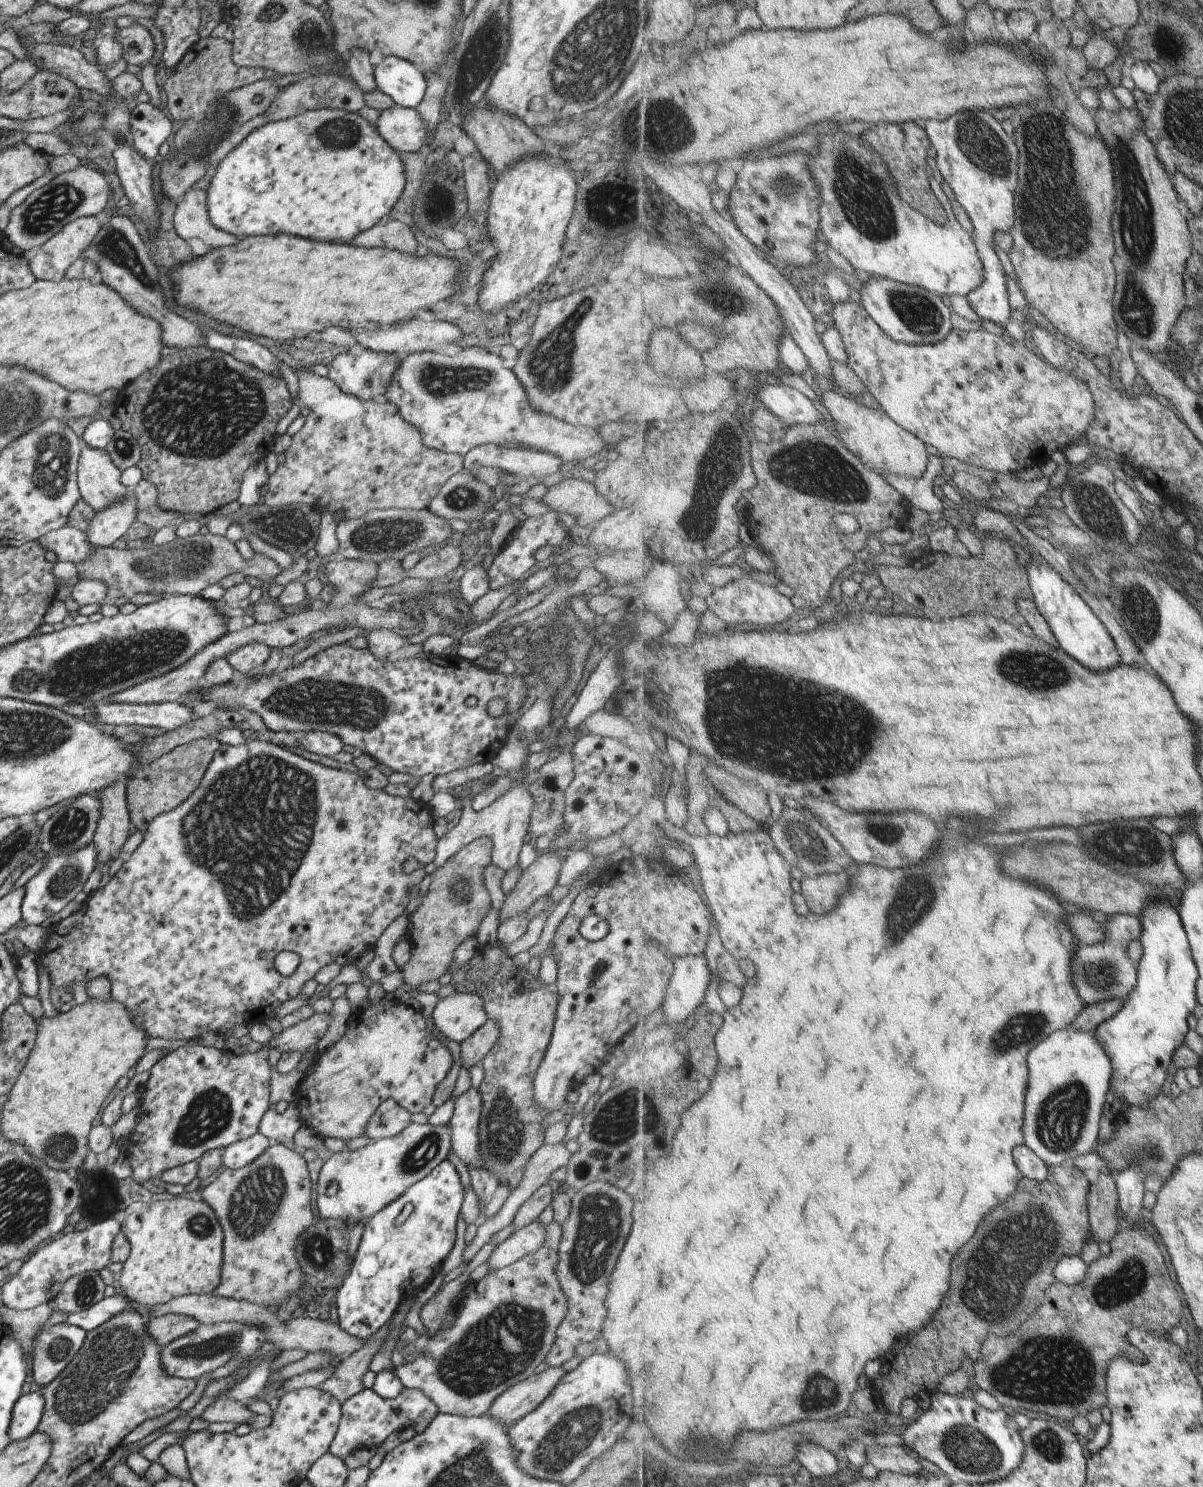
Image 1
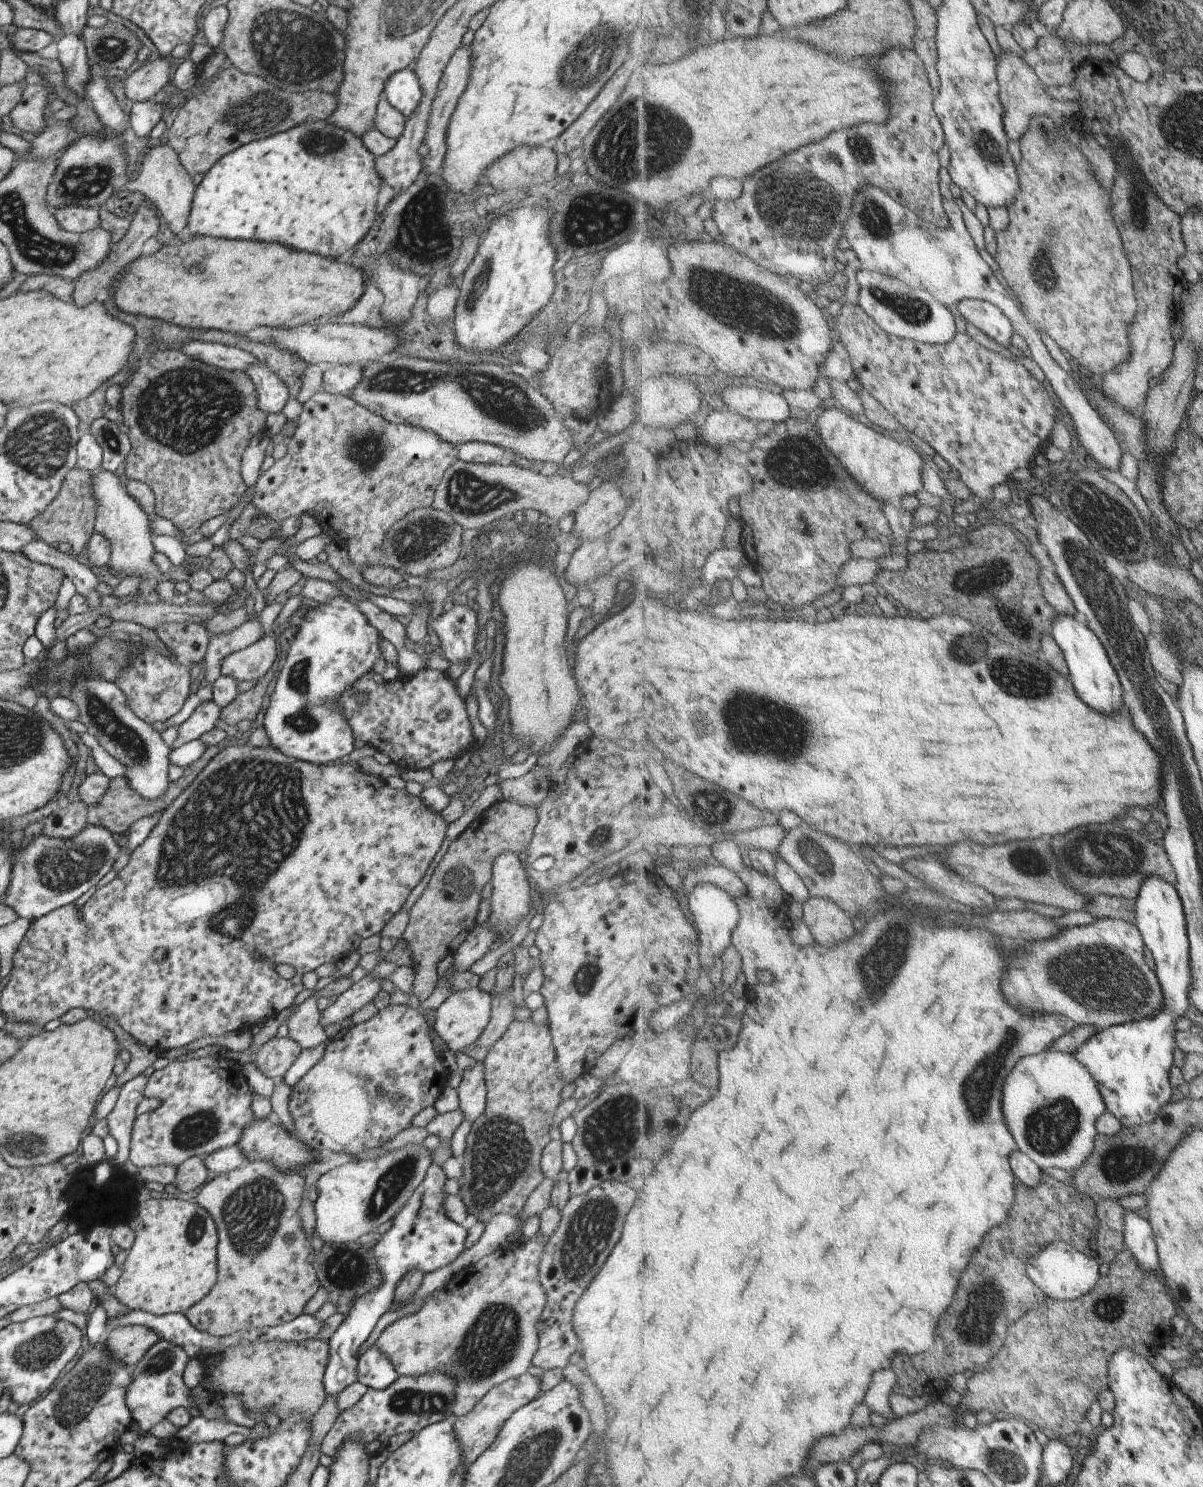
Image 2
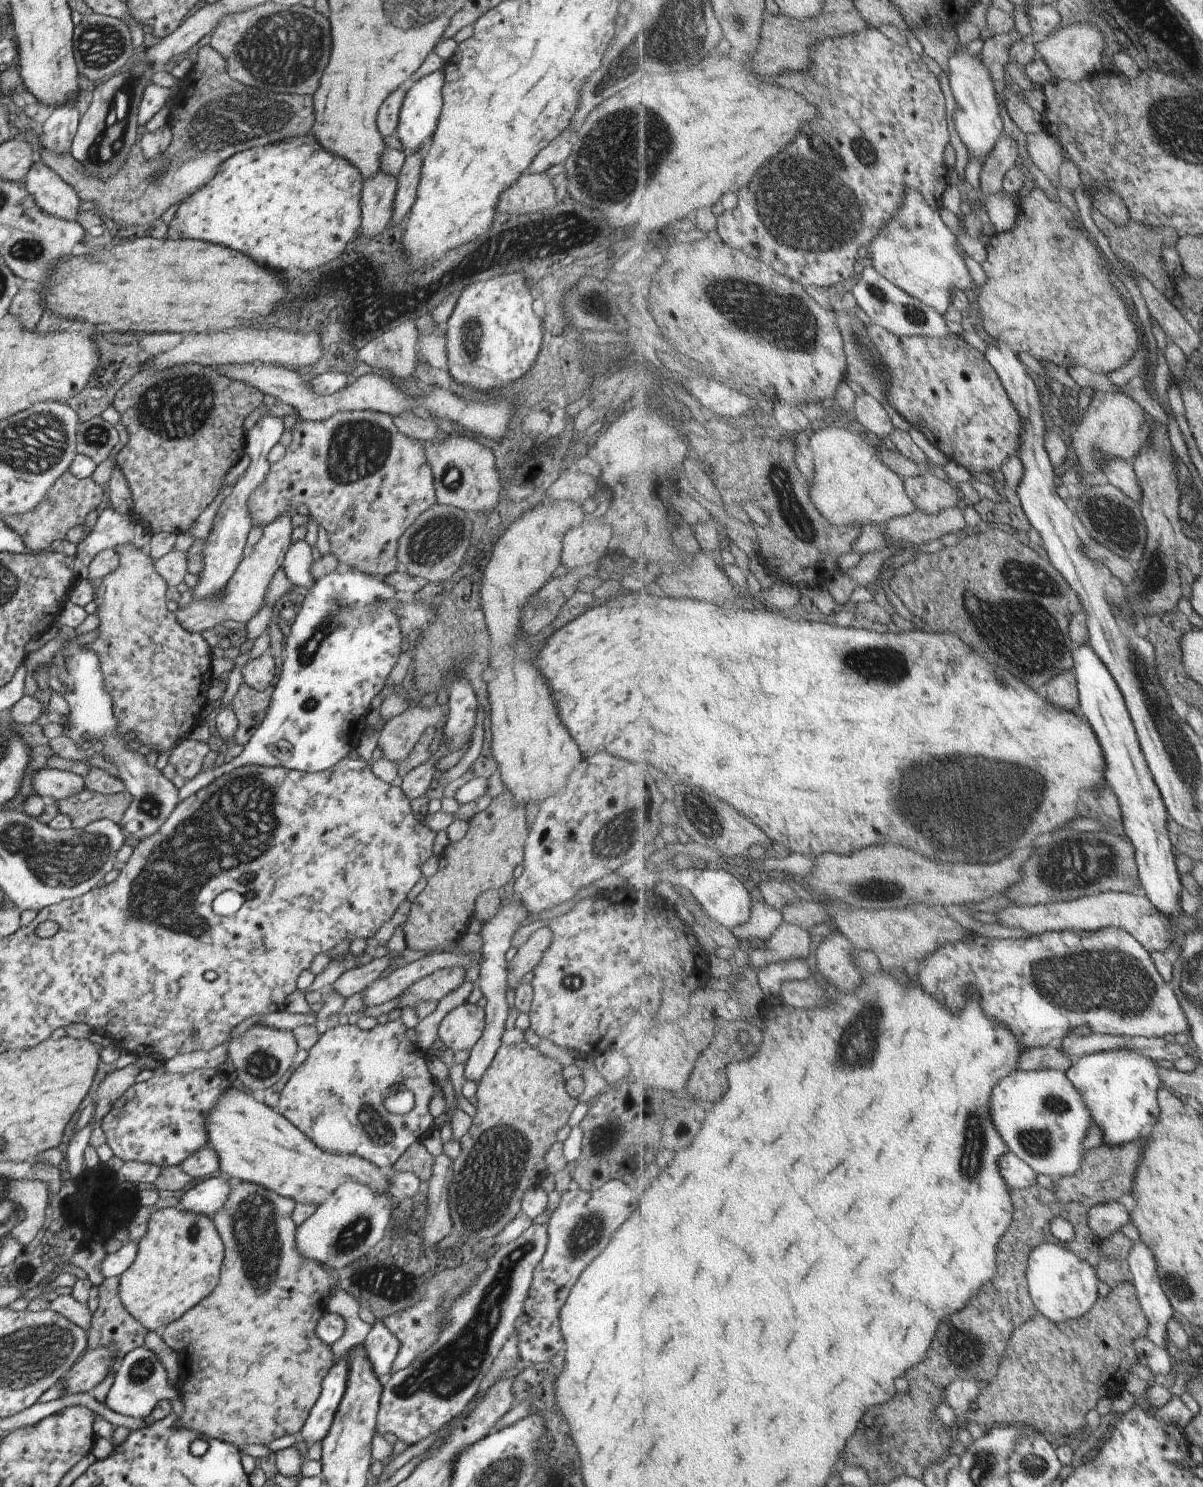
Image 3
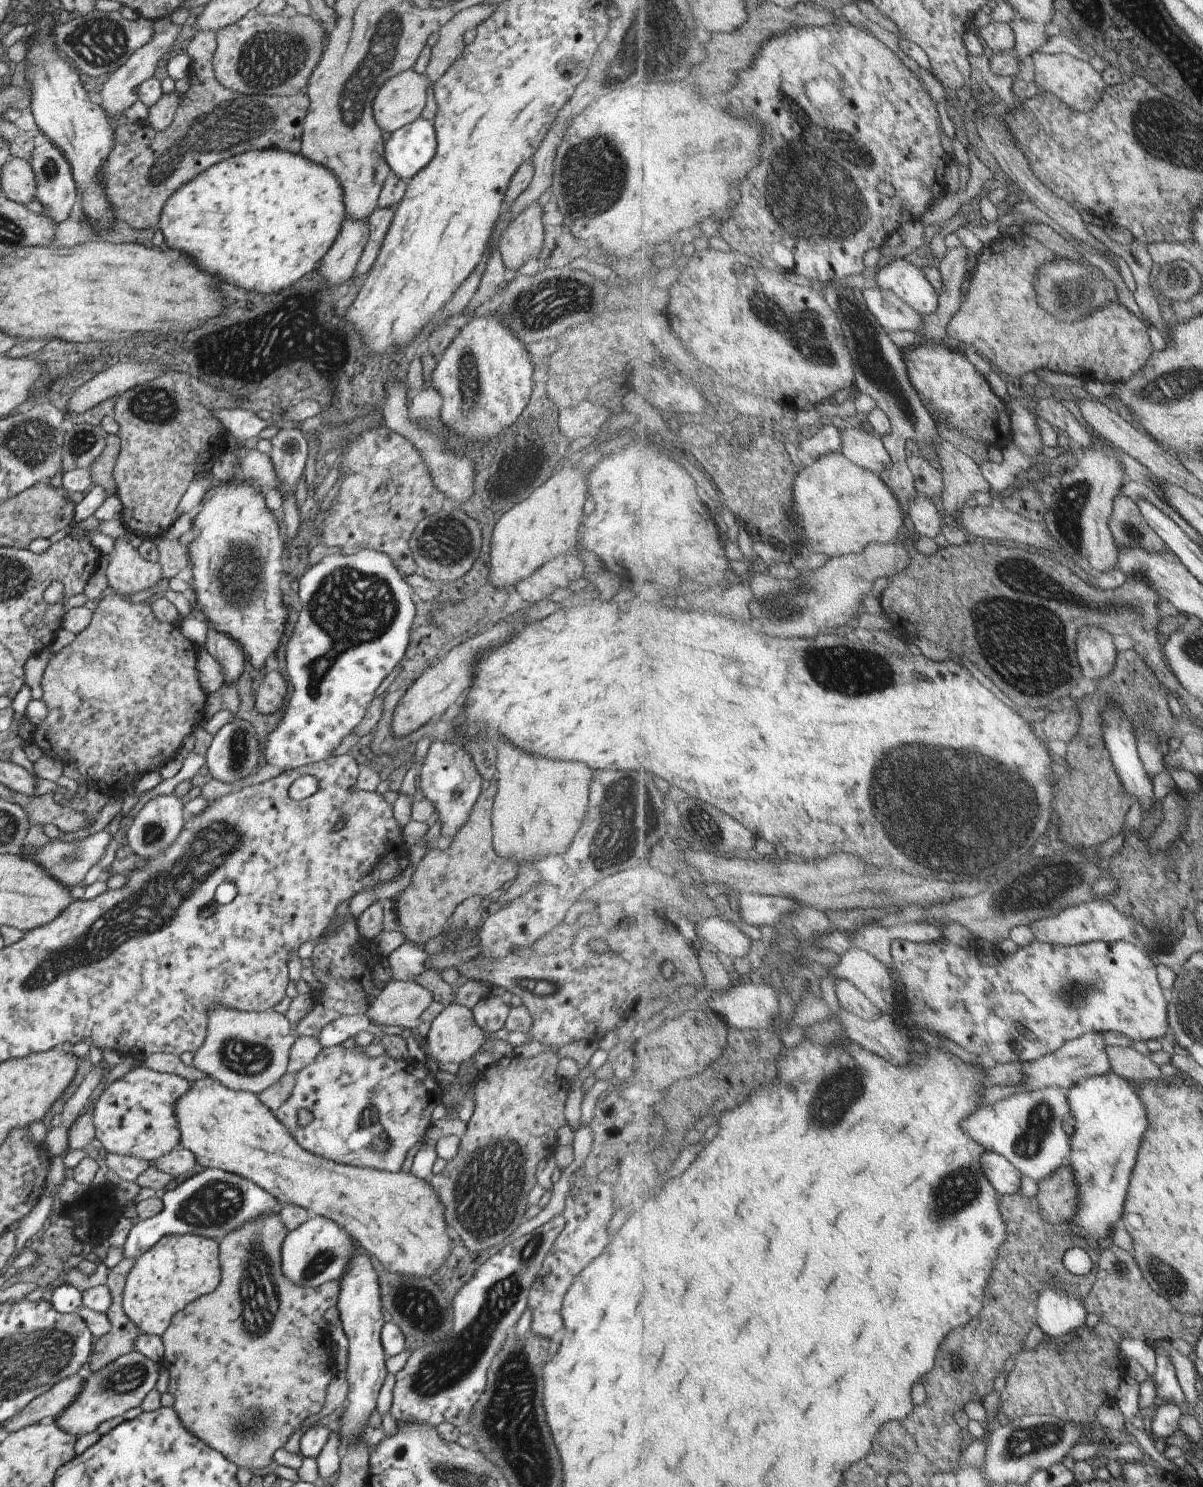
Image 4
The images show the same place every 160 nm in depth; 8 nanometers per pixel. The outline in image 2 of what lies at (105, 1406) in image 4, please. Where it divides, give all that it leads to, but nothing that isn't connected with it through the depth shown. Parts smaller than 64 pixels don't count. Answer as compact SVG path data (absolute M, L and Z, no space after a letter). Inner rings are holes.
M158 1339L148 1350L145 1350L142 1358L139 1358L139 1361L131 1368L133 1370L131 1372L133 1377L126 1389L125 1401L132 1413L133 1420L138 1422L142 1430L149 1432L152 1426L158 1424L162 1419L167 1418L167 1414L176 1407L186 1407L189 1409L195 1406L200 1409L200 1416L204 1416L206 1420L227 1419L224 1414L224 1408L216 1401L216 1397L197 1399L193 1397L192 1390L194 1389L189 1388L184 1382L184 1372L188 1359L189 1356L179 1346Z

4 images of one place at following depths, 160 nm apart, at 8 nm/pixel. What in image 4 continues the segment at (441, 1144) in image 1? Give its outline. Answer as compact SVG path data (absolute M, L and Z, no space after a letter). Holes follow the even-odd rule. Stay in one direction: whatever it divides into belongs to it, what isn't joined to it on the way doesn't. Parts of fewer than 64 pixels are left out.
M310 1216L302 1226L290 1230L282 1244L282 1274L292 1284L316 1288L329 1281L337 1281L348 1268L354 1248L361 1245L340 1224L324 1216Z

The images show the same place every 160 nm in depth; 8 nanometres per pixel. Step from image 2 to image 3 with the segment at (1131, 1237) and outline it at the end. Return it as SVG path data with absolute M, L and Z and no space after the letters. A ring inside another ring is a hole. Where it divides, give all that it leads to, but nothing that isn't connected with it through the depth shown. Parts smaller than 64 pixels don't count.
M1141 1240L1136 1243L1131 1255L1130 1268L1134 1283L1152 1326L1150 1340L1162 1348L1168 1348L1168 1324L1175 1318L1176 1311L1160 1278L1160 1264L1154 1252Z

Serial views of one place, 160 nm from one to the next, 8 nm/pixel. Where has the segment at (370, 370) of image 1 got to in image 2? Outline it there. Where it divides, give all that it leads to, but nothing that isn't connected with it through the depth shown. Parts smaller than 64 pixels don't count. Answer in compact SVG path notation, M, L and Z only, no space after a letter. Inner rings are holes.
M330 365L323 373L322 388L327 393L351 396L351 390L361 381L363 365Z

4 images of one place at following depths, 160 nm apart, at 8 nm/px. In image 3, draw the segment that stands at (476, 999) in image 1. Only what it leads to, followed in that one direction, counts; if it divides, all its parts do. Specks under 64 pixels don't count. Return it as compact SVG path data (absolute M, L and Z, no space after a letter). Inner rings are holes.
M465 1002L448 1012L438 1028L438 1037L450 1051L470 1051L483 1036L485 1010Z

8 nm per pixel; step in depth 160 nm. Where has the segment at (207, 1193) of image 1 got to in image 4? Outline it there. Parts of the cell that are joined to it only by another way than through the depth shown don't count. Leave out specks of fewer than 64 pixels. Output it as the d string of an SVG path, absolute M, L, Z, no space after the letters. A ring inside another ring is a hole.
M280 1212L276 1214L266 1214L266 1216L258 1216L253 1222L246 1222L244 1226L240 1226L238 1230L226 1234L225 1238L219 1242L220 1255L219 1264L221 1268L220 1285L214 1292L203 1295L195 1302L174 1314L170 1322L170 1326L166 1328L166 1332L162 1334L162 1346L164 1348L163 1363L170 1371L170 1390L169 1393L174 1397L173 1410L176 1410L182 1426L190 1432L190 1436L194 1434L194 1438L200 1438L206 1446L210 1446L213 1450L220 1452L226 1459L234 1462L240 1468L248 1468L251 1471L254 1468L264 1468L273 1461L274 1452L284 1447L284 1444L290 1440L290 1436L294 1434L296 1428L310 1416L318 1414L326 1402L326 1390L330 1386L332 1379L337 1376L340 1370L332 1357L333 1342L328 1332L329 1324L324 1318L324 1313L332 1306L338 1304L338 1296L340 1296L340 1280L329 1281L320 1284L316 1288L307 1288L292 1284L290 1280L284 1278L282 1274L282 1244L290 1232L285 1228L282 1222Z

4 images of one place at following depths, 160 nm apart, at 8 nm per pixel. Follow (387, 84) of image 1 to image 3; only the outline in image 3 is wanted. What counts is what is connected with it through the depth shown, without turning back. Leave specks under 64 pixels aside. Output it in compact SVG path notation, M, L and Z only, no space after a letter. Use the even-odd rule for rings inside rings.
M442 69L408 84L407 96L399 113L399 122L395 136L402 144L402 151L405 154L414 154L418 150L425 149L430 145L435 134L443 101L441 100L441 89L444 83L444 73Z

